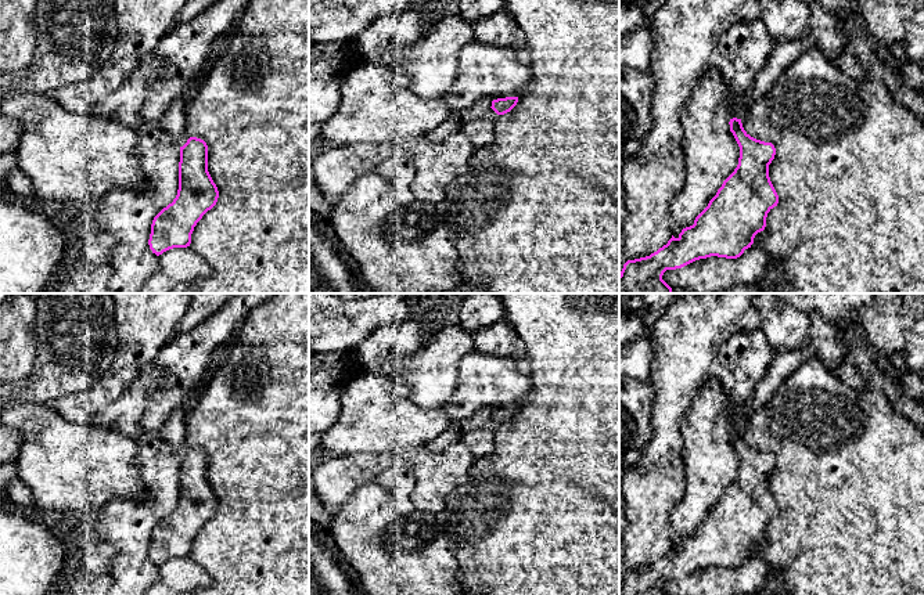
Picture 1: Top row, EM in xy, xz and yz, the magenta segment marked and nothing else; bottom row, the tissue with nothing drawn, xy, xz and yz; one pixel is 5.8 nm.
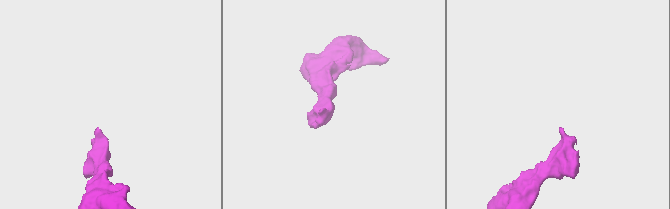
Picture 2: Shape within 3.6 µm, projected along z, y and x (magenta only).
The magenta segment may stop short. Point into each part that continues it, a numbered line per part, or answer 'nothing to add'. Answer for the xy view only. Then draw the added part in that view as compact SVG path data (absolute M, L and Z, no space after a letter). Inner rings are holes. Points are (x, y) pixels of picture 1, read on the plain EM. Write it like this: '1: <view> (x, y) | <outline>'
1: xy (173, 432) | M184 408L175 410L163 422L161 430L161 440L165 441L172 448L172 451L179 457L183 457L190 448L186 441L187 437L187 426L184 422L186 412L187 411Z

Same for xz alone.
1: xz (481, 442) | M489 418L481 428L468 432L460 443L463 443L475 458L489 455L495 450L495 439L499 425Z

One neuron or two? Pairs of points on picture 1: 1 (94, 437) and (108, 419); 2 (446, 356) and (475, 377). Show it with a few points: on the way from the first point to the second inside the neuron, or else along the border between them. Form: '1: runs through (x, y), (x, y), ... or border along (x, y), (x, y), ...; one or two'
1: border along (92, 424), (108, 426), (132, 439); two
2: border along (475, 349), (460, 361), (455, 381); two

